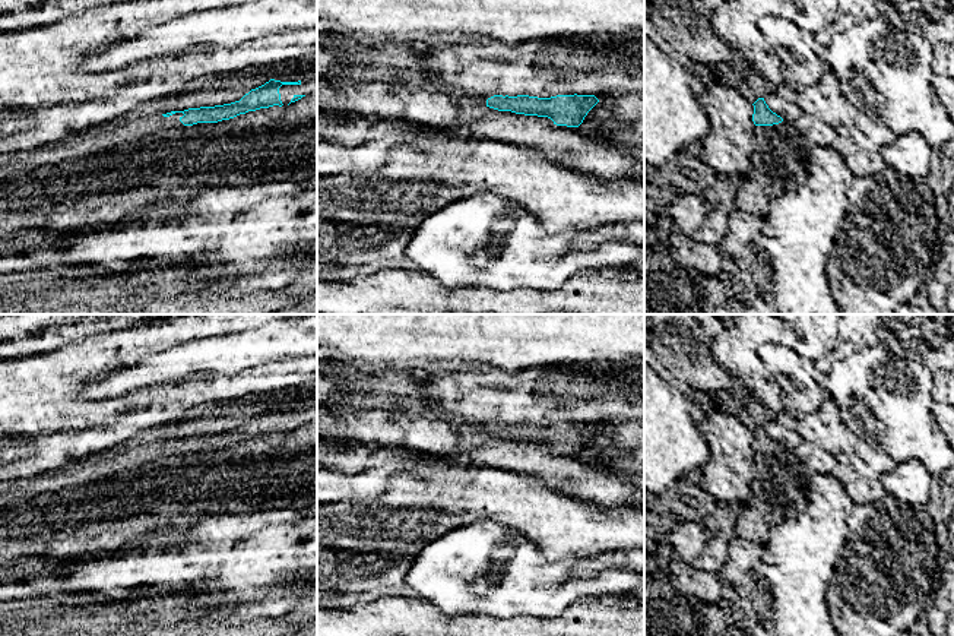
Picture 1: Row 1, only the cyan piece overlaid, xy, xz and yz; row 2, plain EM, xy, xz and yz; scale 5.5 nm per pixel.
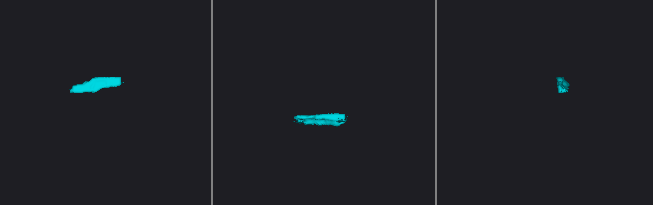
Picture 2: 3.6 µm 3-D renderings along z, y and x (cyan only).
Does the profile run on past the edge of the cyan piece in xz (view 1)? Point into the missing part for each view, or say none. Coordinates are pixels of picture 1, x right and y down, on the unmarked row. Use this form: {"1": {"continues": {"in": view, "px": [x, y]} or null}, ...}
{"1": {"continues": null}}

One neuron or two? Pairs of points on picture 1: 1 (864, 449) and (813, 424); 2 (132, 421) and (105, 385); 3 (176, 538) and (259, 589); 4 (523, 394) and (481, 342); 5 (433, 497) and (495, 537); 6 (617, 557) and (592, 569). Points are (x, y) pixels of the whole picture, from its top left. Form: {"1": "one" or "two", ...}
{"1": "one", "2": "two", "3": "one", "4": "two", "5": "two", "6": "one"}

